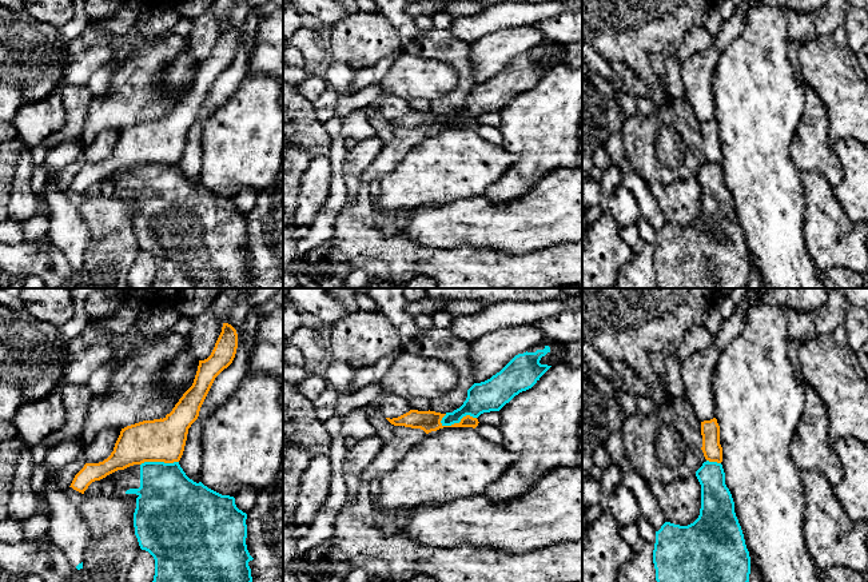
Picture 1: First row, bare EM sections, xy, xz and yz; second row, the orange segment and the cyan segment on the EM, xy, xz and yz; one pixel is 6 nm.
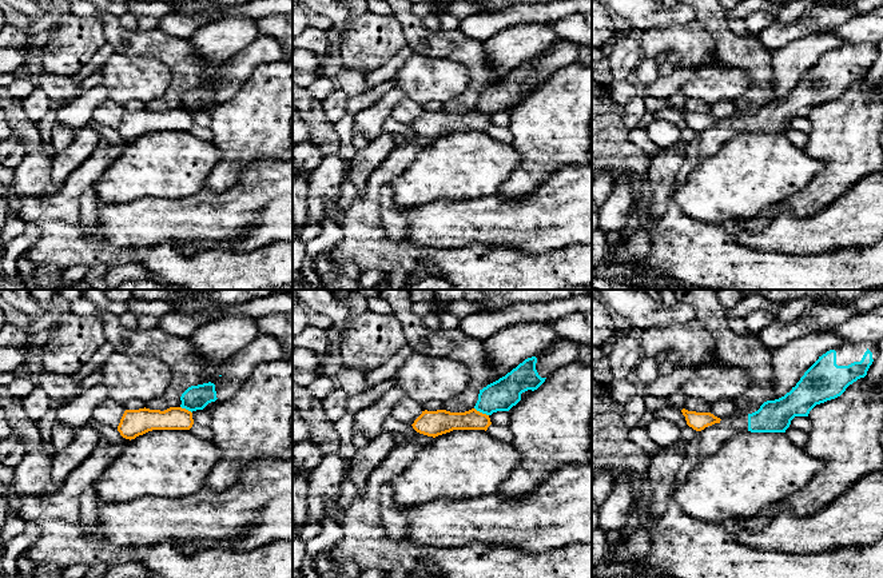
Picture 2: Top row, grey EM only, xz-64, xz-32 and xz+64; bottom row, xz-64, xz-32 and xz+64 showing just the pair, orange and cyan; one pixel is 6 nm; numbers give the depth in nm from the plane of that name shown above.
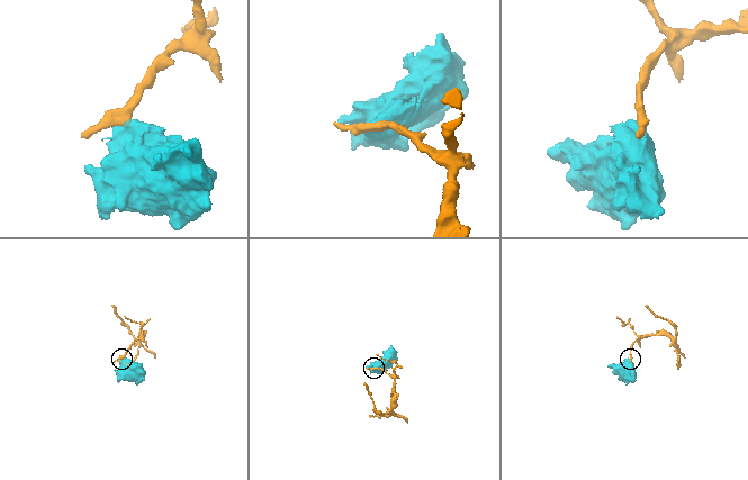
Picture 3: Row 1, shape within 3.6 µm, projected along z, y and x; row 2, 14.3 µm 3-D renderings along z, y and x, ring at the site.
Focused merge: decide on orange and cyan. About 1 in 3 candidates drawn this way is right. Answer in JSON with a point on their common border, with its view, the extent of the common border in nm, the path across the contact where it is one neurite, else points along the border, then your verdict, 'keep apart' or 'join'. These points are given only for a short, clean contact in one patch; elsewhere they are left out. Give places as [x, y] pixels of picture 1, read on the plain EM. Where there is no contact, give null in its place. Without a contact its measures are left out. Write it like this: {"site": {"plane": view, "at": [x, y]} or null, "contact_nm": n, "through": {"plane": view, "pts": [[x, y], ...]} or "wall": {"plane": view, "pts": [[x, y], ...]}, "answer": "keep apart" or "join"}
{"site": {"plane": "xz", "at": [457, 124]}, "contact_nm": 220, "wall": {"plane": "xz", "pts": [[476, 118], [466, 116], [457, 124], [450, 126], [440, 123]]}, "answer": "keep apart"}

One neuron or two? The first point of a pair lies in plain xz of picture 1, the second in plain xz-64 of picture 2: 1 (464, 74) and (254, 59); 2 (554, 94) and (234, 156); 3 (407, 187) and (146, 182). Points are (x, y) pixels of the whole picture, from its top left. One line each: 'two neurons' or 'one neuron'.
1: one neuron
2: one neuron
3: one neuron

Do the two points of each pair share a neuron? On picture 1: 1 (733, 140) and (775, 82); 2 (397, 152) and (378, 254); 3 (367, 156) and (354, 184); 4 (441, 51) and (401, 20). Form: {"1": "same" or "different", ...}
{"1": "same", "2": "same", "3": "same", "4": "same"}

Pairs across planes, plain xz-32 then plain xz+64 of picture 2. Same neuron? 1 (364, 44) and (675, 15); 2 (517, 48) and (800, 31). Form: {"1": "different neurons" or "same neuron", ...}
{"1": "different neurons", "2": "different neurons"}

